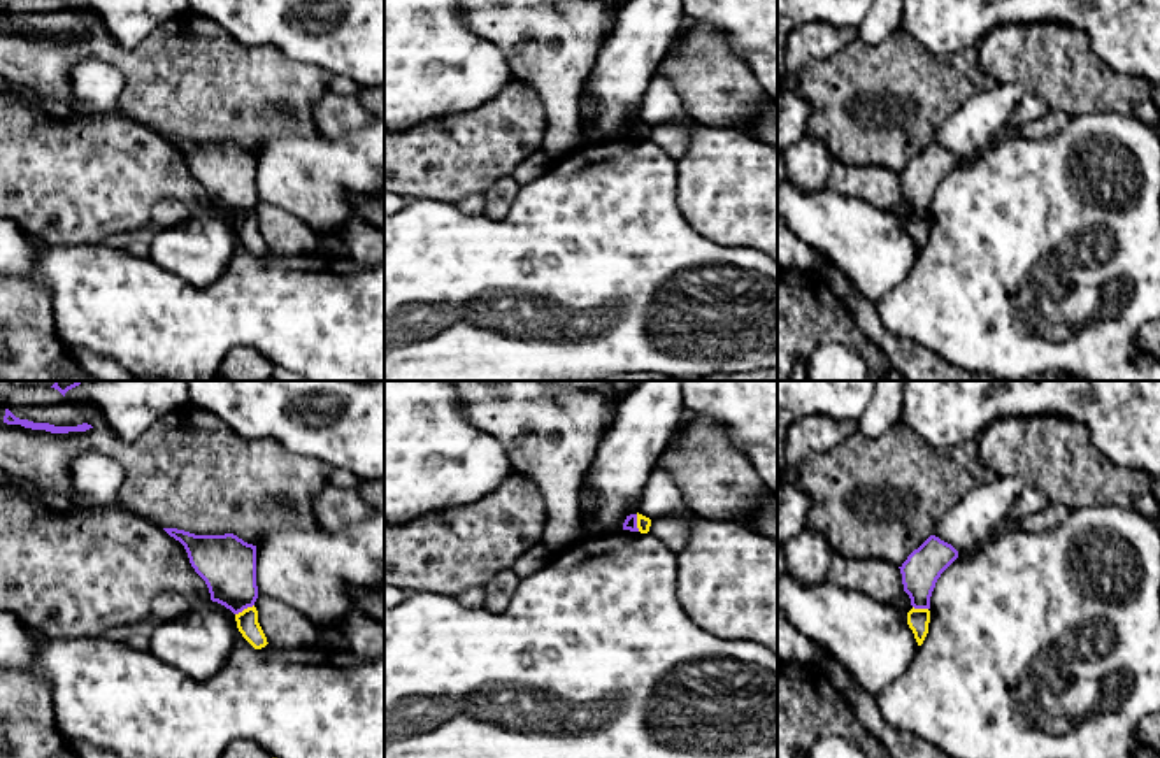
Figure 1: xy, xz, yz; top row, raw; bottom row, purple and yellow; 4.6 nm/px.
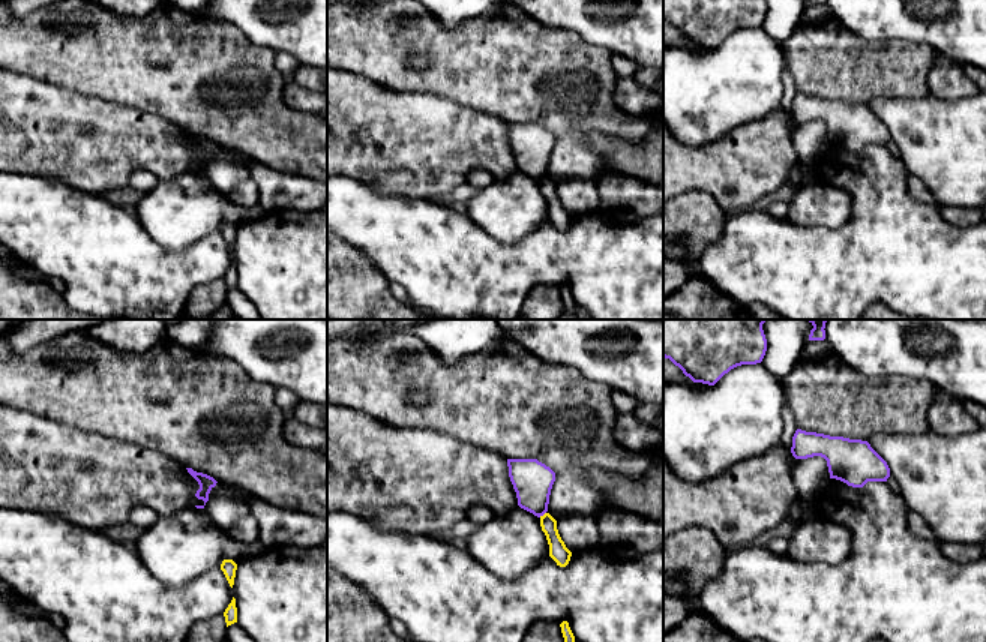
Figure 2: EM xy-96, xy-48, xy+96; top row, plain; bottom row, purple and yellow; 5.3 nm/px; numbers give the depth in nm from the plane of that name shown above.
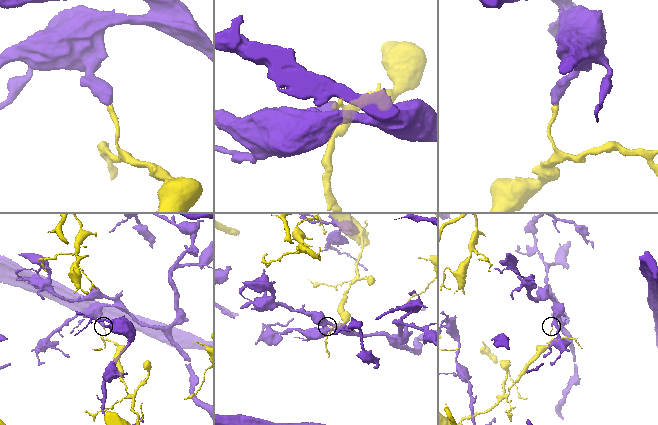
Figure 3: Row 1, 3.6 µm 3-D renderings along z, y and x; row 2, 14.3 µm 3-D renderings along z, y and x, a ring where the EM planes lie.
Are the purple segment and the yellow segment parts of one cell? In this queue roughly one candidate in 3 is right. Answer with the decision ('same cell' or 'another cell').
another cell

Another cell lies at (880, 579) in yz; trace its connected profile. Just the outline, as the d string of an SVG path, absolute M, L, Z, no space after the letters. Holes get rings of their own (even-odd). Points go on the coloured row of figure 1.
M834 553L827 579L883 604L897 598L904 590L900 568L877 558L844 558Z

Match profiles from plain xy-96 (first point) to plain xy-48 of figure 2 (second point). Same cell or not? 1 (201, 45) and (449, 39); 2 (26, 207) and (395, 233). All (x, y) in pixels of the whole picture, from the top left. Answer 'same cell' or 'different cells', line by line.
1: same cell
2: same cell

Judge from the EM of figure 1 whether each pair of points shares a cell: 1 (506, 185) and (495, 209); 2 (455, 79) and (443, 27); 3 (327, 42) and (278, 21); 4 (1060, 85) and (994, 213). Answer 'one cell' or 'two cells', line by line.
1: one cell
2: one cell
3: one cell
4: two cells

